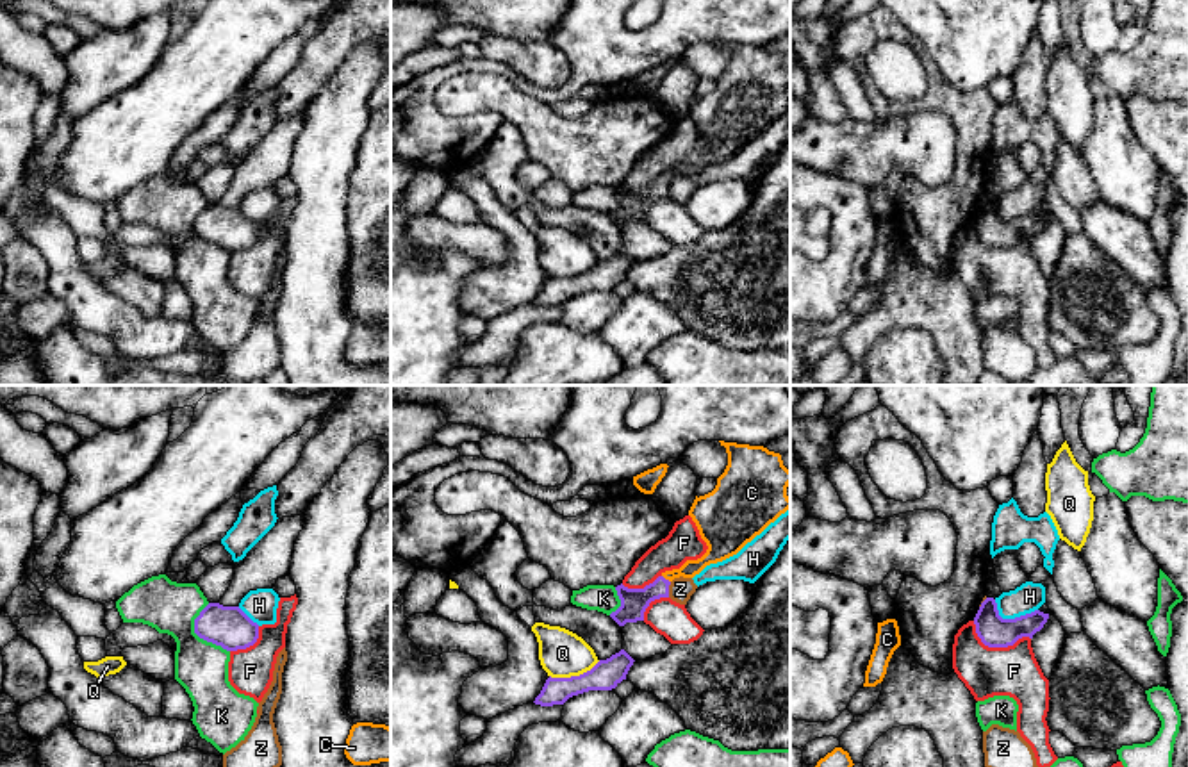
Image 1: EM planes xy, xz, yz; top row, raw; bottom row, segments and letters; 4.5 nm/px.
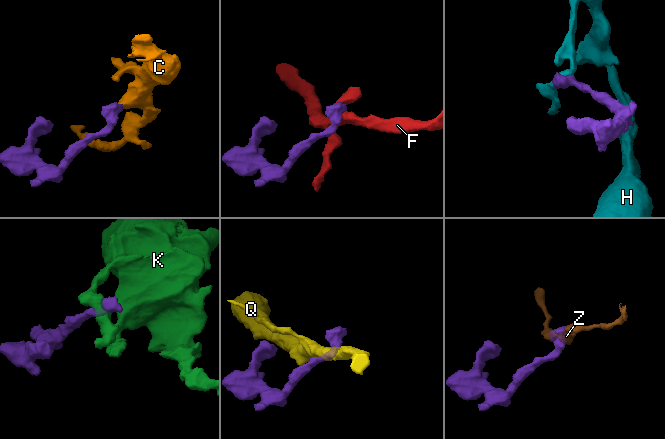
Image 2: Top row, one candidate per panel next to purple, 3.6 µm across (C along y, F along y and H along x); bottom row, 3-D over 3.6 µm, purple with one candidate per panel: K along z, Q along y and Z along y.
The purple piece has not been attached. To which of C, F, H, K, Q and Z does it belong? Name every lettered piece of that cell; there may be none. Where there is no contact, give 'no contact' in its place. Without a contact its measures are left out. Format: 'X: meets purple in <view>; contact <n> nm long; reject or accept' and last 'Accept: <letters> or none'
C: meets purple in xz; contact 50 nm long; accept
F: meets purple in yz; contact 280 nm long; reject
H: meets purple in yz; contact 200 nm long; reject
K: meets purple in xy; contact 240 nm long; reject
Q: meets purple in xz; contact 240 nm long; reject
Z: meets purple in xz; contact 70 nm long; reject
Accept: C

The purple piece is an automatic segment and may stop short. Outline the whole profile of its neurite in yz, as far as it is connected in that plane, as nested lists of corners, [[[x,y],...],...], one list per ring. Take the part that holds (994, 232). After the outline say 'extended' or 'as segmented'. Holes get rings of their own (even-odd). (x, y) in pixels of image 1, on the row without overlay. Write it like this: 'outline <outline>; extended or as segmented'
outline [[[986,198],[974,218],[974,225],[978,237],[985,246],[1008,248],[1022,237],[1033,239],[1033,235],[1044,228],[1047,219],[1049,214],[1040,210],[1015,219],[1002,219],[999,216],[995,200]]]; as segmented

